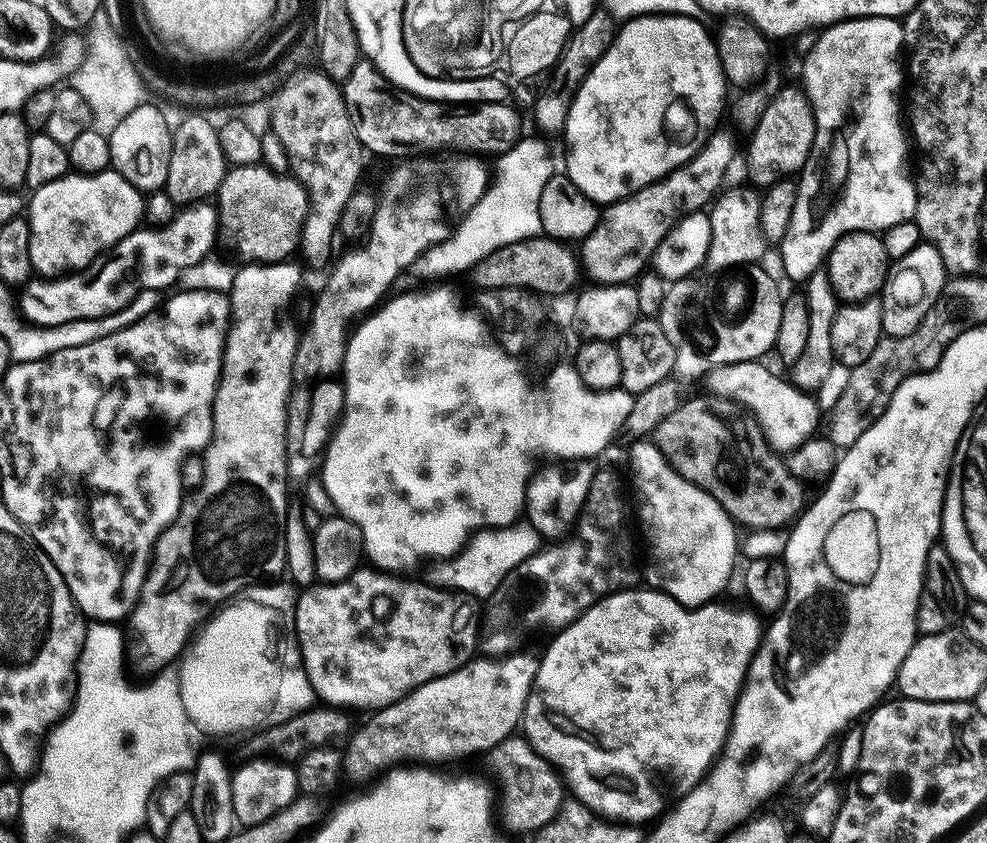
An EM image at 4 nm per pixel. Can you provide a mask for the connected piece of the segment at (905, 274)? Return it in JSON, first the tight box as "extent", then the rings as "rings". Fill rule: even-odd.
{"extent":[879,242,946,336],"rings":[[[921,242],[917,248],[910,250],[906,258],[891,261],[888,278],[884,282],[882,295],[879,297],[882,306],[882,326],[886,336],[905,336],[914,334],[926,318],[930,306],[944,292],[946,269],[938,250],[927,242]]]}

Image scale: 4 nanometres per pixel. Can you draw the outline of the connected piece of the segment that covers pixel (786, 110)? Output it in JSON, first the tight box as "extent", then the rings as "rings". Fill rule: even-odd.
{"extent":[748,87,816,190],"rings":[[[781,87],[772,97],[770,106],[762,114],[762,122],[750,134],[748,144],[748,176],[757,189],[763,190],[779,183],[785,178],[792,178],[803,168],[812,149],[816,123],[812,117],[812,107],[808,97],[799,87]]]}

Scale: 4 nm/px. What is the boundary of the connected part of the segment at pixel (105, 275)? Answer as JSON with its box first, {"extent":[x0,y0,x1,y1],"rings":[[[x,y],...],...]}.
{"extent":[18,202,218,327],"rings":[[[201,202],[177,211],[172,223],[156,229],[144,226],[122,238],[93,264],[59,278],[33,278],[23,285],[18,308],[24,320],[44,327],[74,322],[76,319],[97,319],[122,310],[140,292],[175,285],[184,267],[205,259],[218,240],[216,209]]]}

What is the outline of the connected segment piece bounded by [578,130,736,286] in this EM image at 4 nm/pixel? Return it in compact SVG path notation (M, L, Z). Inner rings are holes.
M721 130L713 131L712 135L704 143L703 148L694 158L687 160L682 166L678 166L673 172L660 180L655 180L650 186L642 186L634 194L622 198L618 202L607 205L601 211L600 221L594 226L594 230L579 245L578 260L582 265L582 272L585 277L589 276L593 285L602 284L626 284L635 281L649 267L650 261L656 247L662 242L666 234L683 216L691 212L699 212L707 209L713 203L714 197L721 191L720 183L736 156L736 146L731 136Z

